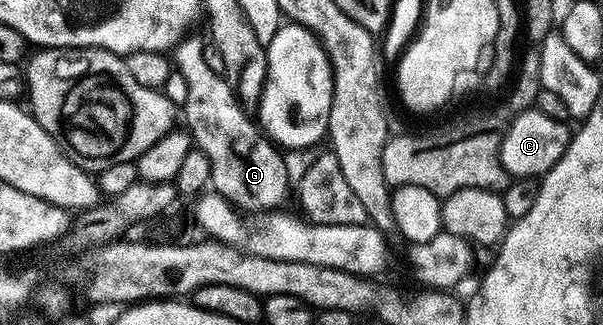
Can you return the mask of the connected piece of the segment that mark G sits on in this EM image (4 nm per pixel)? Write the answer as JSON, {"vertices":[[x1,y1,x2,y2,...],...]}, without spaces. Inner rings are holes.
{"vertices":[[189,34,174,49,174,68,186,78,186,102,182,106,182,120,192,135,195,147,210,158,211,187,216,196,226,198,241,213,271,213,279,209,288,196,290,181,286,174,284,152,264,135,259,123,244,113,236,101,229,81,210,70,204,53,205,41]]}

